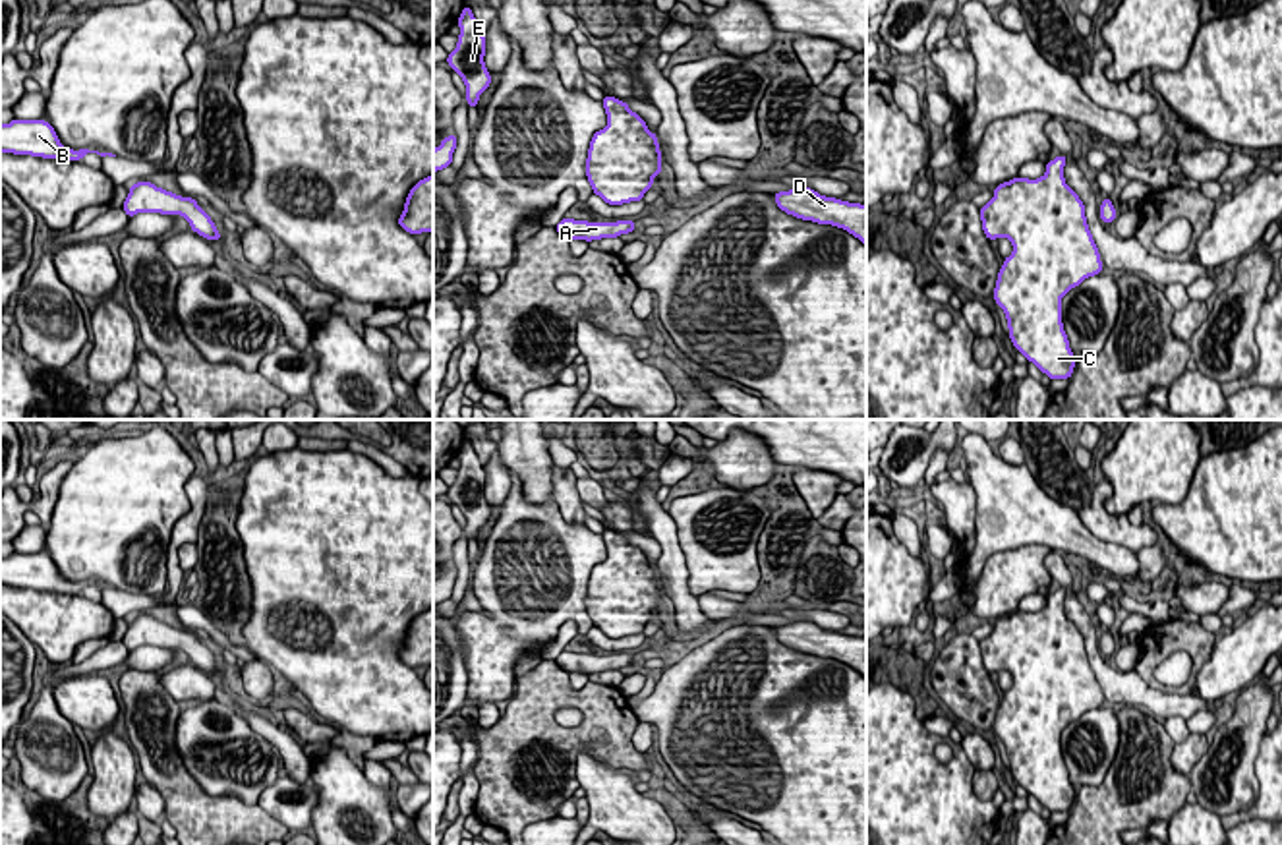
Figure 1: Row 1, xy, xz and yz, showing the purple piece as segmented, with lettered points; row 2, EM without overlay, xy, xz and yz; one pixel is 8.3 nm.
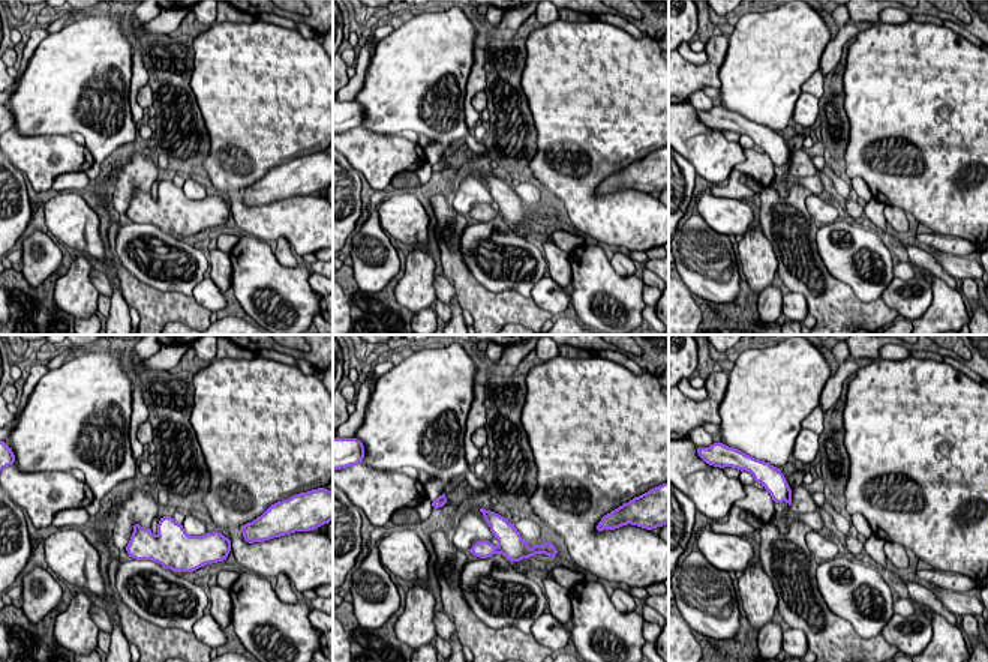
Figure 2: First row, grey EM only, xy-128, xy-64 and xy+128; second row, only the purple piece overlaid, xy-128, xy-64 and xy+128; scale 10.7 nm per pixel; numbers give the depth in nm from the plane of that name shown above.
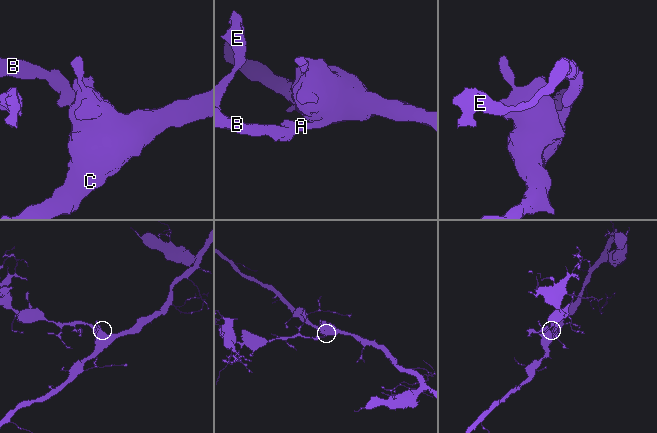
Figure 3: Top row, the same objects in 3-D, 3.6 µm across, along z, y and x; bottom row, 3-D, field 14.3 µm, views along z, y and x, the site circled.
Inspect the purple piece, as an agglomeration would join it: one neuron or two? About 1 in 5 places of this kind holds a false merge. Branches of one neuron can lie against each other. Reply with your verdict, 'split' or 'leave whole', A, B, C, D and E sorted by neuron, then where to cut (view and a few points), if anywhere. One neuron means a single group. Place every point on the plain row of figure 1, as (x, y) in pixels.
leave whole; A B C D E; no cut

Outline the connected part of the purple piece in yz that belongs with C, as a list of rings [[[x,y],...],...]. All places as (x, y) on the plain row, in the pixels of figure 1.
[[[1060,588],[1046,596],[1046,607],[1036,613],[1017,609],[1009,615],[1004,615],[996,619],[994,630],[984,640],[980,640],[980,654],[986,671],[998,673],[1004,669],[1013,679],[1011,688],[1004,692],[1004,698],[998,706],[992,729],[1005,746],[1013,779],[1042,806],[1046,806],[1050,814],[1069,812],[1075,801],[1075,789],[1069,781],[1069,773],[1062,756],[1062,731],[1071,721],[1077,721],[1085,712],[1100,708],[1104,700],[1087,657],[1085,638],[1065,617],[1063,599],[1065,588]]]

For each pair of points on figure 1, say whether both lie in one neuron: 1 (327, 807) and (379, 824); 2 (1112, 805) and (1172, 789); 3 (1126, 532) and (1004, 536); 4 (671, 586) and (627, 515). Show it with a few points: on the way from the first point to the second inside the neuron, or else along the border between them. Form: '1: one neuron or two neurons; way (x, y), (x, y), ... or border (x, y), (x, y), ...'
1: one neuron; way (341, 805), (360, 805), (366, 811)
2: one neuron; way (1128, 807), (1139, 805), (1157, 793)
3: two neurons; border (1076, 511), (1095, 536), (1136, 552)
4: two neurons; border (631, 505), (640, 519)

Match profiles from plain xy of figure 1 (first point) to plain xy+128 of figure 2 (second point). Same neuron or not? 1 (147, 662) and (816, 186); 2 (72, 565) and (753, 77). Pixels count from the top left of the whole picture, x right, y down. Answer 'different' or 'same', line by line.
1: same
2: same

